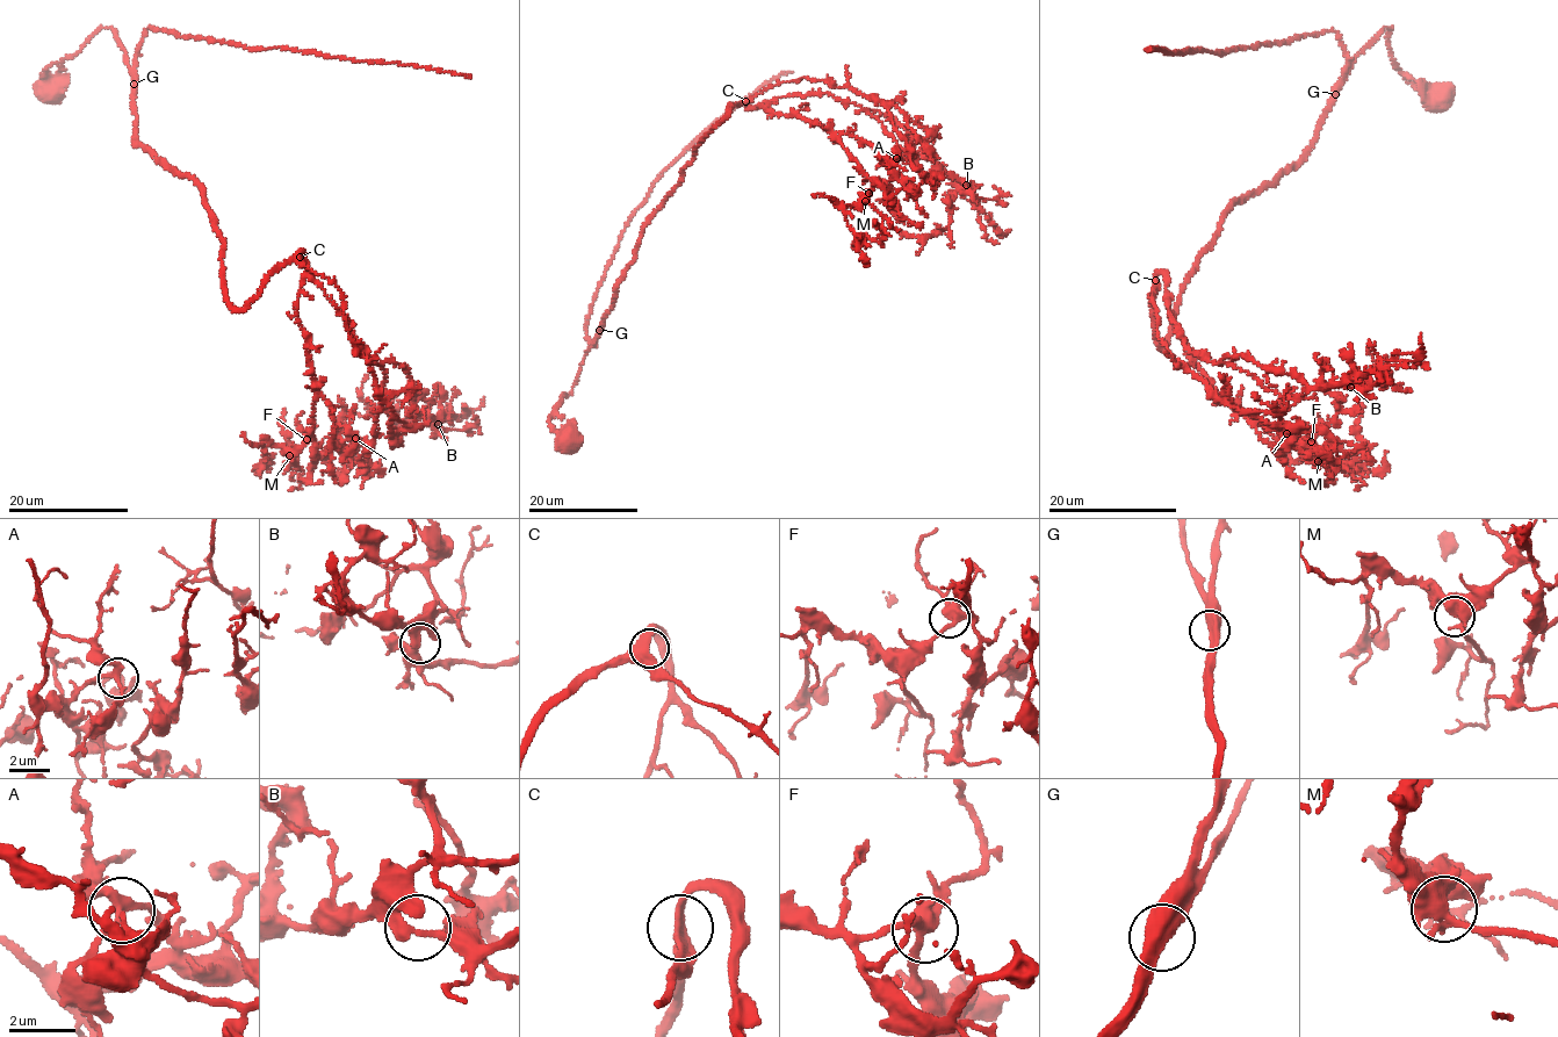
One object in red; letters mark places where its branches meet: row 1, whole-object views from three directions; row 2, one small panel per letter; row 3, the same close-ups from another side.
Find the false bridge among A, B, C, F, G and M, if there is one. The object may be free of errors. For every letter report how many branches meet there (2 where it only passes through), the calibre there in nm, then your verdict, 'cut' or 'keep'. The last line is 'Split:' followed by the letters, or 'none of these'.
A: 3 branches meet; 240 nm thick; keep
B: 2 branches meet; 240 nm thick; keep
C: 3 branches meet; 320 nm thick; keep
F: 3 branches meet; 380 nm thick; keep
G: 2 branches meet; 500 nm thick; keep
M: 7 branches meet; 500 nm thick; keep
Split: none of these

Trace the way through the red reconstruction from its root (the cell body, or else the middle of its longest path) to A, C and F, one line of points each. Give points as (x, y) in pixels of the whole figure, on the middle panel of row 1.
A: (564, 440), (549, 417), (614, 305), (643, 225), (731, 103), (764, 105), (849, 134), (891, 170), (896, 158)
C: (564, 440), (549, 417), (614, 305), (643, 225), (728, 107), (745, 101)
F: (564, 440), (549, 417), (614, 305), (643, 225), (731, 103), (815, 122), (858, 163), (868, 193)

